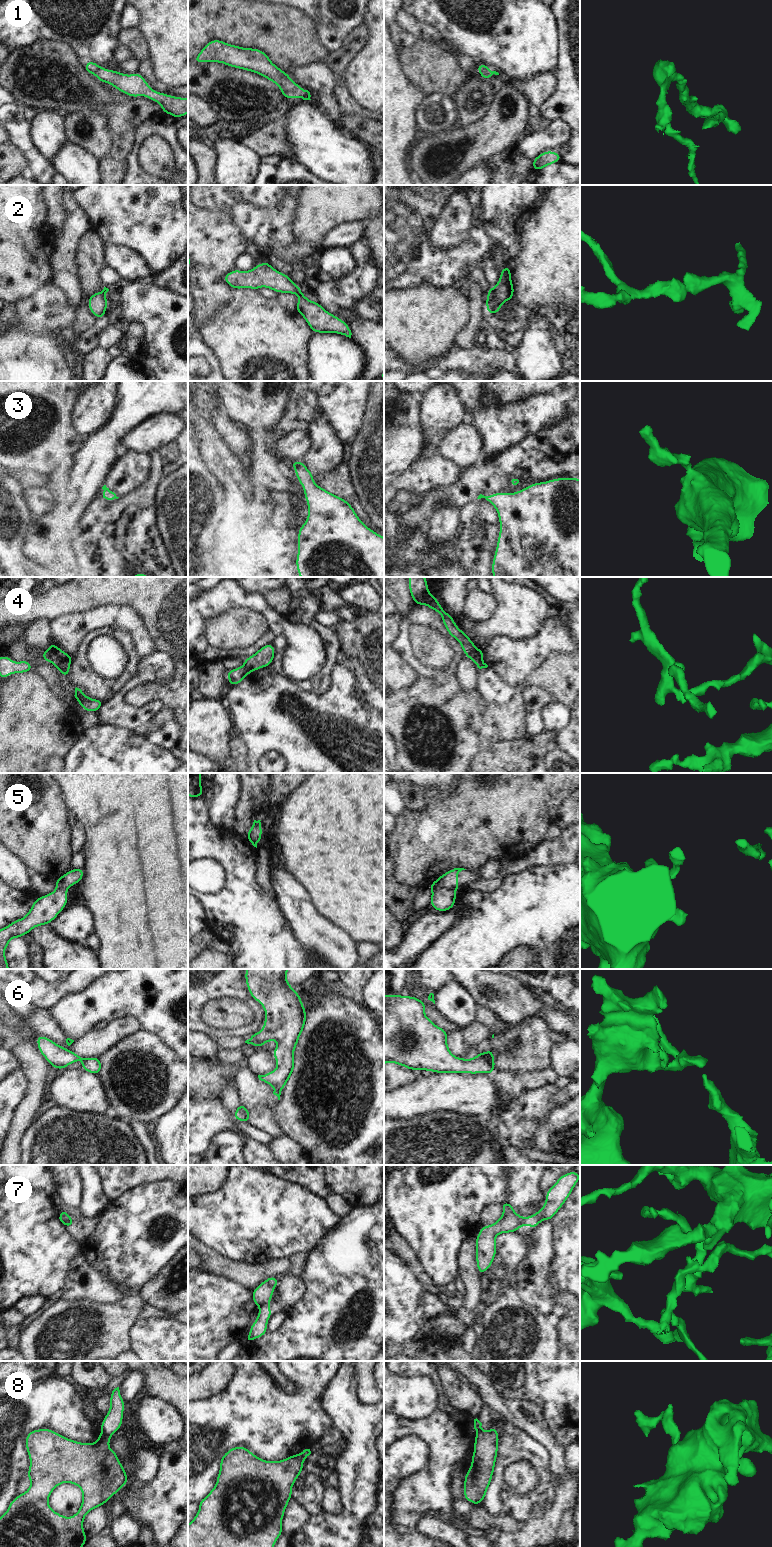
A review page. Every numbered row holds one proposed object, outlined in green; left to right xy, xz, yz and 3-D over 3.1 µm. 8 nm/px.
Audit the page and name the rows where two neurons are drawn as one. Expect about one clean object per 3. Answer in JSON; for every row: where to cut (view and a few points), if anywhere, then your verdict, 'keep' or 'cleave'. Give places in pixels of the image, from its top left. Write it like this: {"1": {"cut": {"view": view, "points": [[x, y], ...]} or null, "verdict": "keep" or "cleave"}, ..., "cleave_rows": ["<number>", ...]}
{"1": {"cut": null, "verdict": "keep"}, "2": {"cut": null, "verdict": "keep"}, "3": {"cut": null, "verdict": "keep"}, "4": {"cut": {"view": "xy", "points": [[47, 650], [51, 661]]}, "verdict": "cleave"}, "5": {"cut": {"view": "yz", "points": [[453, 889], [439, 888], [432, 891]]}, "verdict": "cleave"}, "6": {"cut": null, "verdict": "keep"}, "7": {"cut": {"view": "xz", "points": [[269, 1302], [259, 1307]]}, "verdict": "cleave"}, "8": {"cut": {"view": "xy", "points": [[102, 1431], [110, 1437]]}, "verdict": "cleave"}, "cleave_rows": ["4", "5", "7", "8"]}

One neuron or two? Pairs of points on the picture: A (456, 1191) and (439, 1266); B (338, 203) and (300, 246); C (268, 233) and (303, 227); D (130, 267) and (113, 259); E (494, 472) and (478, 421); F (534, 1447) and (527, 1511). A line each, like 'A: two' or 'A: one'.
A: one
B: one
C: two
D: one
E: two
F: one

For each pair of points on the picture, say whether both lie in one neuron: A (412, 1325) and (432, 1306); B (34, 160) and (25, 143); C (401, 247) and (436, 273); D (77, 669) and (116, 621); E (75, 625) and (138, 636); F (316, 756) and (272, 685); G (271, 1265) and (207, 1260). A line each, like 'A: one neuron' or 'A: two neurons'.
A: one neuron
B: one neuron
C: one neuron
D: two neurons
E: one neuron
F: one neuron
G: one neuron

